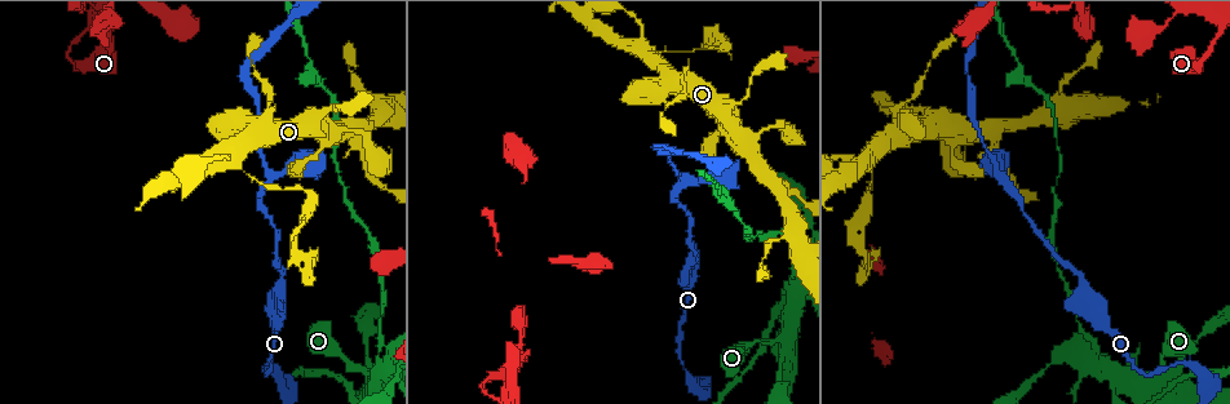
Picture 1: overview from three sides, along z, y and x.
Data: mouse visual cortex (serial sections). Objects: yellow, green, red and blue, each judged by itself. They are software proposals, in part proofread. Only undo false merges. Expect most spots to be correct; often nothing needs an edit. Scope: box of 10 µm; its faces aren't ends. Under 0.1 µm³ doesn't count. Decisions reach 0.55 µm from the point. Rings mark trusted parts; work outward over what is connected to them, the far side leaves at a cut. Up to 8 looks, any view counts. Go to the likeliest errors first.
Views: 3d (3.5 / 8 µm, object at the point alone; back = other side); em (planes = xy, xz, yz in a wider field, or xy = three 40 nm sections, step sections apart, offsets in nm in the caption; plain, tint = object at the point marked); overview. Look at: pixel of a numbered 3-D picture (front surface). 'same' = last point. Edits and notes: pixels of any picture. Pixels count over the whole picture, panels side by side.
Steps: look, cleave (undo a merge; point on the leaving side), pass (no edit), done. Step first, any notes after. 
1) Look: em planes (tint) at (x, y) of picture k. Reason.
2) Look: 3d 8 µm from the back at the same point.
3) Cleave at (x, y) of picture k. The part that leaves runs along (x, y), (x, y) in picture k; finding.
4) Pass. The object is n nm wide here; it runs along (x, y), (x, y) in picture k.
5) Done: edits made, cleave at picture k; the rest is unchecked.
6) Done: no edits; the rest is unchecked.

Look: 3d 3.5 µm from the back at (522, 341) of picture 1.

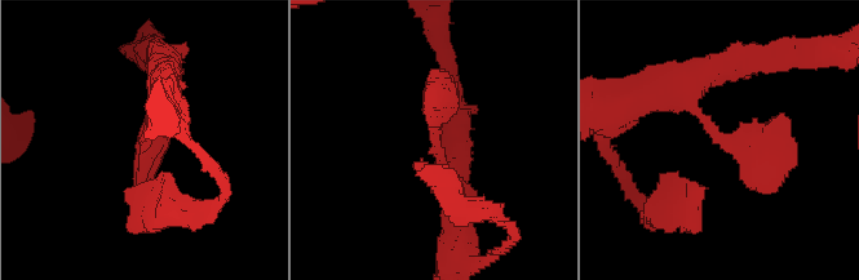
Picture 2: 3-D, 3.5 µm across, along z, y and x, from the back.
Pass. It runs along (452, 208), (433, 76) in picture 2; continuous, no second cell.

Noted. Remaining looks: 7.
Look: 3d 3.5 µm at (369, 375) of picture 1. Thin arm on a thick one.

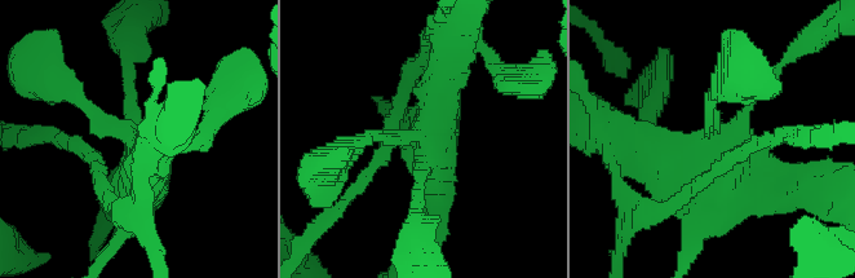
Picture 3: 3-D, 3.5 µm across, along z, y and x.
Look: em xy step 1 (tint) at (429, 125) of picture 3. Now the EM.

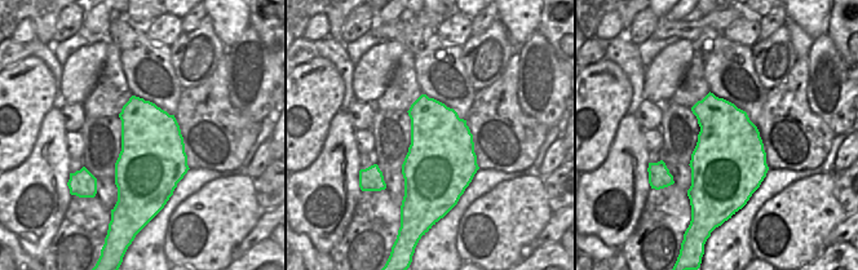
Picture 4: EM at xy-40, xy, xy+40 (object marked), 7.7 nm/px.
Pass. One cell here.

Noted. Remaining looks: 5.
Look: 3d 3.5 µm at (1085, 335) of picture 1. Abrupt turn.

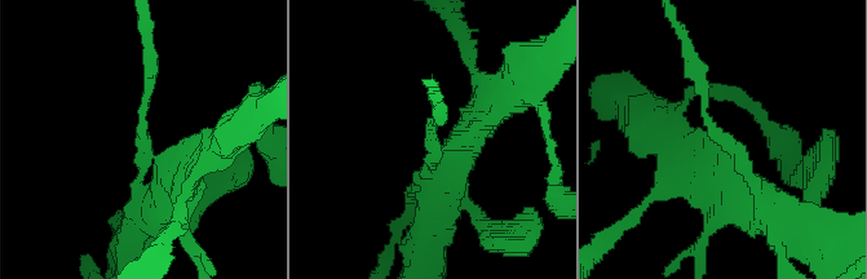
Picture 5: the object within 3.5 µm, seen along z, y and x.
Look: em xy step 3 (tint) at (141, 139) of picture 5. The arms are 150, 450 nm wide; need the tissue.

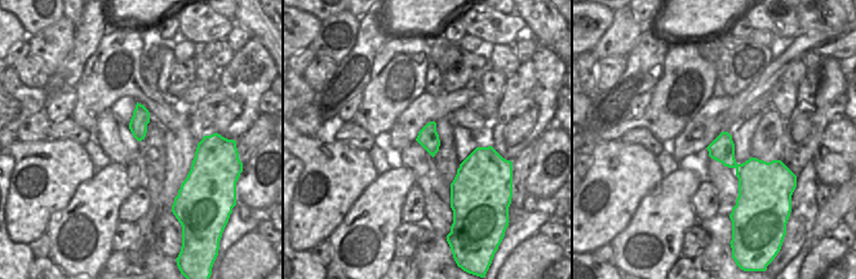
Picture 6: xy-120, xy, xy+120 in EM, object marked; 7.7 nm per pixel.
Pass. It runs along (751, 200), (706, 118), (691, 58) in picture 5; one cell here.

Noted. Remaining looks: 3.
Look: em planes (tint) at (967, 65) of picture 1. Abrupt turn.

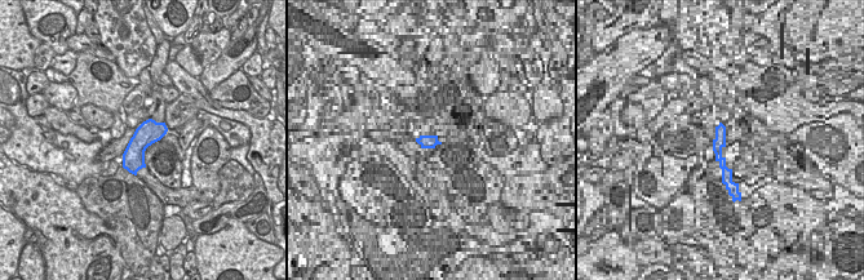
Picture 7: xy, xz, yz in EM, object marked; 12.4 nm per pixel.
Look: 3d 3.5 µm at the same point.

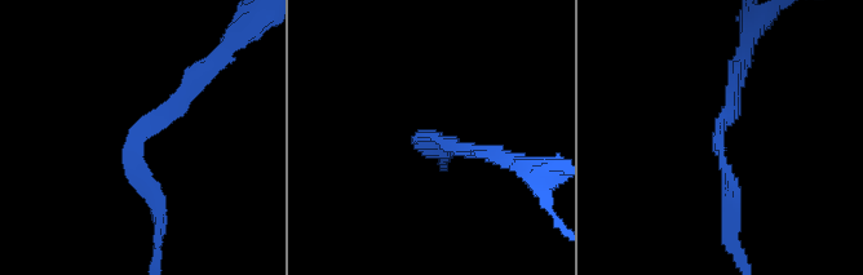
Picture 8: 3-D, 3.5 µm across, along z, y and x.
Pass. It runs along (156, 220), (137, 140), (193, 76) in picture 8; continuous, no second cell.

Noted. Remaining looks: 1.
Done: no edits; the rest is unchecked.

